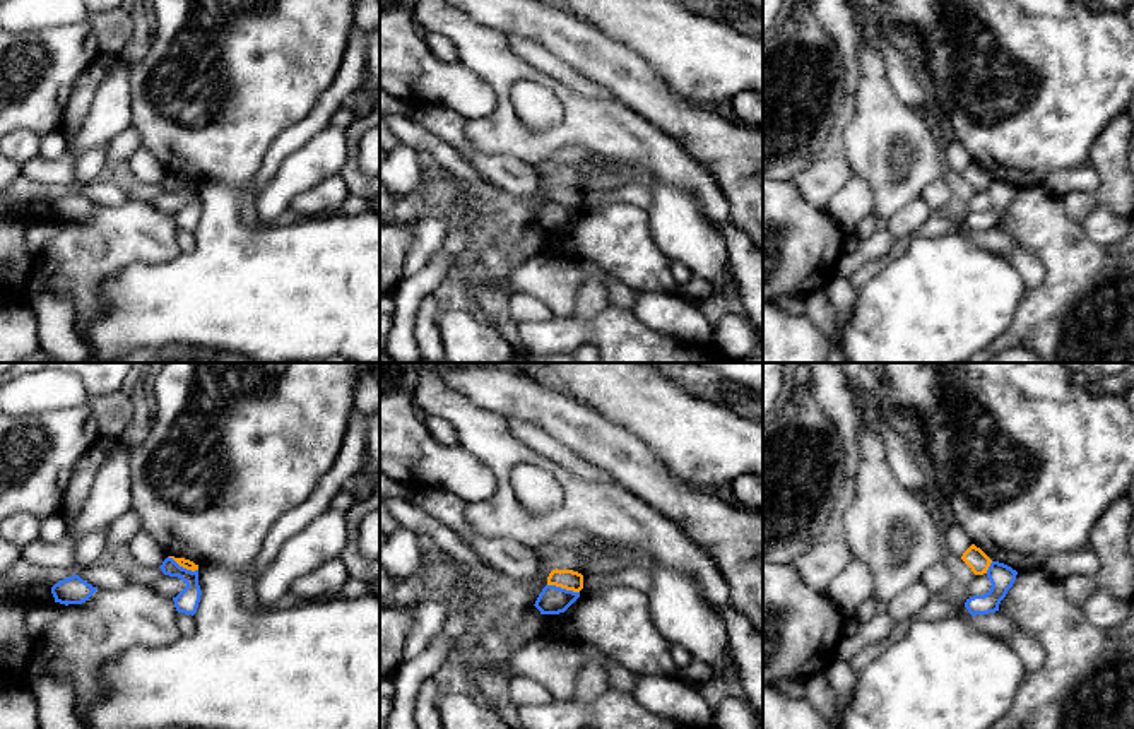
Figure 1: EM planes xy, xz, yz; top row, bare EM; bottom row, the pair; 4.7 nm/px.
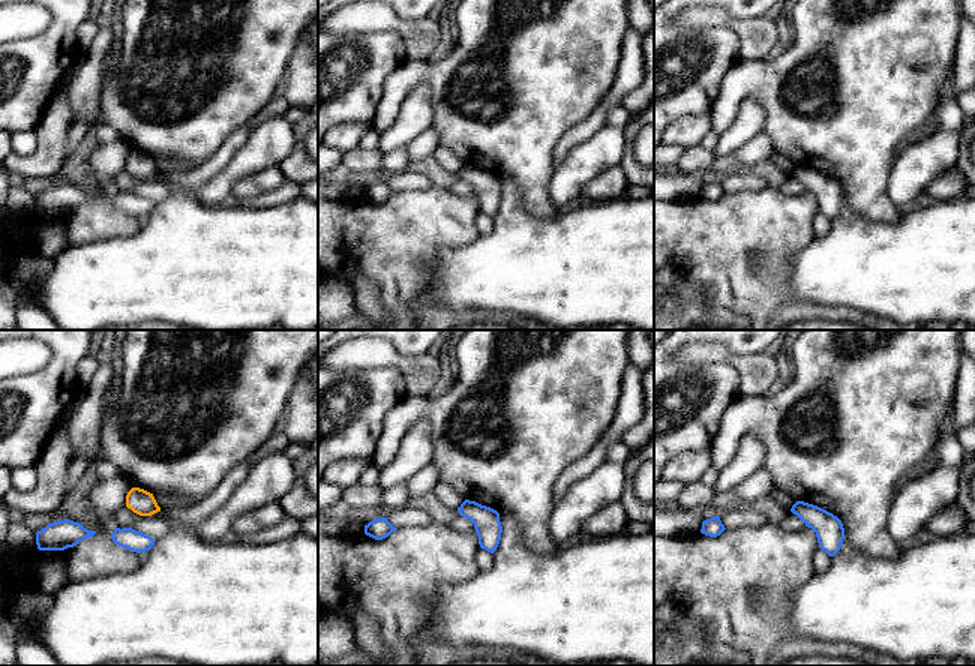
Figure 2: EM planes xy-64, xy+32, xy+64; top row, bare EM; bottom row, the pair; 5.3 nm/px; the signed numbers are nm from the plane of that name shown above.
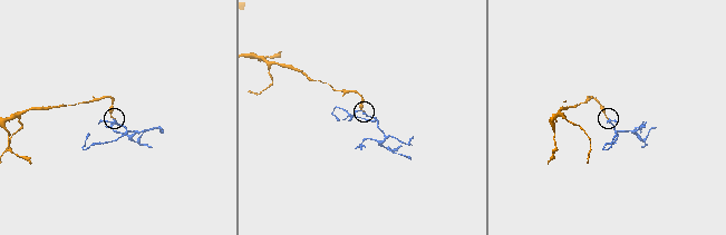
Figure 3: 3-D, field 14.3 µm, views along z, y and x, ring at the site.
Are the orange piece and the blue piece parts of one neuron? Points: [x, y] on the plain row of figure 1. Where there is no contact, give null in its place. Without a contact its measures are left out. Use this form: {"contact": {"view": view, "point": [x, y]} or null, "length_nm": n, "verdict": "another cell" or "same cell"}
{"contact": {"view": "xz", "point": [563, 204]}, "length_nm": 160, "verdict": "another cell"}

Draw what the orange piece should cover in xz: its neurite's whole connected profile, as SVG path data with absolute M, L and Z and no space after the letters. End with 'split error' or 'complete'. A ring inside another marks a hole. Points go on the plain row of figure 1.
M552 187L547 193L547 202L556 202L566 207L580 209L583 205L583 192L573 187Z; complete

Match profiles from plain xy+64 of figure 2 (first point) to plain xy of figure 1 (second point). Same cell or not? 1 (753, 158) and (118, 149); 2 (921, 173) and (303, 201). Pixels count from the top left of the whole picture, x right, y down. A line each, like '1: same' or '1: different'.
1: same
2: different

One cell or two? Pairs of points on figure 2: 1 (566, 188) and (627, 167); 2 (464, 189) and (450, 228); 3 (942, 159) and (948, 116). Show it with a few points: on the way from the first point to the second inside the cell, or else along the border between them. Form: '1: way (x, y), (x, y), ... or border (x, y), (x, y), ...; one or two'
1: border (624, 131), (624, 155), (618, 165); two
2: border (449, 189), (458, 195), (474, 195); two
3: border (938, 126), (959, 132); two

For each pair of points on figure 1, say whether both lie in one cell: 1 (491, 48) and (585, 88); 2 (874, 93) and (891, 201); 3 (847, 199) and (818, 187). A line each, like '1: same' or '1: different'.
1: different
2: same
3: different

